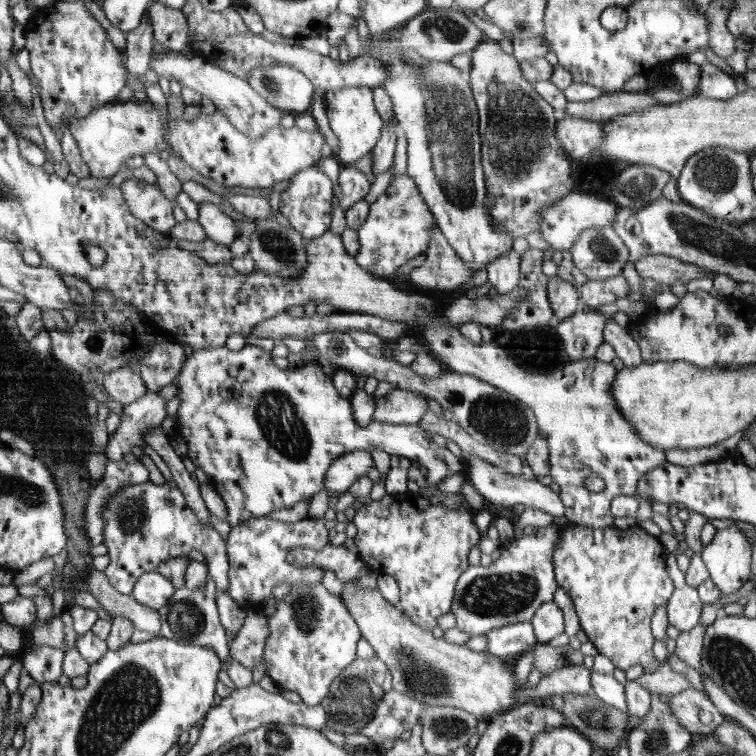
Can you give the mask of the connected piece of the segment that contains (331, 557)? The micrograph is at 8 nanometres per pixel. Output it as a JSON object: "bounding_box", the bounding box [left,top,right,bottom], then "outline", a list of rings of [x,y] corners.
{"bounding_box":[309,545,364,583],"outline":[[[329,545],[316,551],[315,554],[310,554],[310,556],[313,557],[309,563],[310,567],[320,569],[326,567],[333,571],[342,583],[356,579],[358,571],[364,567],[359,556],[343,545]]]}

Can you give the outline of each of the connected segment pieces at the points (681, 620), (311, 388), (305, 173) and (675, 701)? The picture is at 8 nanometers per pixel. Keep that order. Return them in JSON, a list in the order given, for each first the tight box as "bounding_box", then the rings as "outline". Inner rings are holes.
[{"bounding_box":[665,554,704,632],"outline":[[[670,554],[665,560],[668,577],[675,587],[666,605],[667,616],[670,626],[675,626],[680,632],[688,632],[699,623],[704,603],[700,601],[697,588],[685,582],[685,574],[679,570],[676,559]]]},{"bounding_box":[174,343,467,527],"outline":[[[247,343],[238,351],[225,346],[194,349],[174,380],[181,399],[176,433],[186,441],[187,456],[194,466],[202,468],[210,476],[228,508],[226,520],[231,527],[251,518],[266,517],[274,510],[292,508],[300,500],[310,502],[313,495],[326,490],[328,467],[338,459],[338,454],[346,455],[378,446],[391,456],[406,456],[415,465],[427,468],[426,479],[430,489],[435,489],[446,476],[464,472],[467,468],[467,464],[449,449],[436,444],[420,425],[370,421],[364,428],[358,426],[352,418],[350,402],[334,390],[326,366],[320,366],[319,362],[302,364],[295,370],[280,370],[272,358],[272,353]]]},{"bounding_box":[278,165,334,239],"outline":[[[317,165],[296,172],[288,182],[288,187],[280,194],[278,211],[288,219],[293,229],[312,239],[322,236],[330,228],[334,203],[333,184]]]},{"bounding_box":[668,688,725,735],"outline":[[[693,688],[671,695],[668,705],[678,723],[694,735],[708,735],[725,720],[709,695]]]}]

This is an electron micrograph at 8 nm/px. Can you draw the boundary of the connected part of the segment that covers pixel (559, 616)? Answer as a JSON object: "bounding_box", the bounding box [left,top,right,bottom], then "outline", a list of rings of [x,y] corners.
{"bounding_box":[531,601,565,643],"outline":[[[553,601],[542,604],[535,611],[531,623],[538,643],[550,642],[565,632],[562,610]]]}

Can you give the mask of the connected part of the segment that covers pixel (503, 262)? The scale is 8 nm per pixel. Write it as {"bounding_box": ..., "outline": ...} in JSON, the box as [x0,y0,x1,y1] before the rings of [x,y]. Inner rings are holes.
{"bounding_box":[487,250,521,294],"outline":[[[514,250],[498,256],[492,264],[487,264],[487,277],[498,294],[510,294],[518,287],[521,257]]]}

